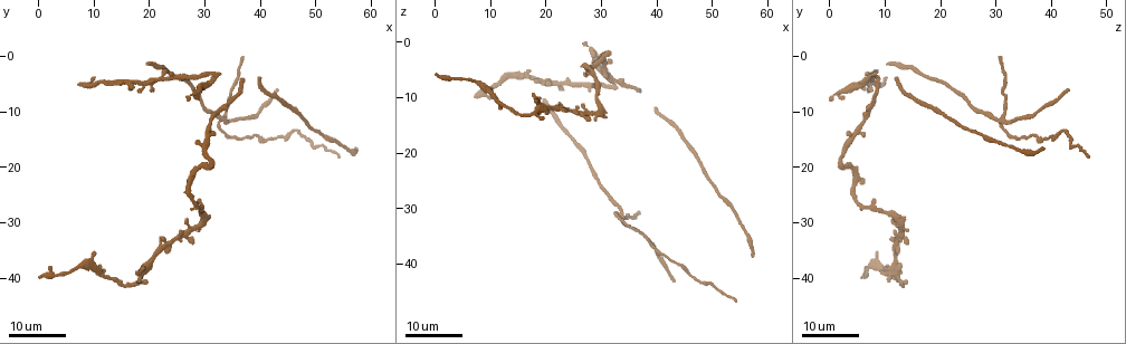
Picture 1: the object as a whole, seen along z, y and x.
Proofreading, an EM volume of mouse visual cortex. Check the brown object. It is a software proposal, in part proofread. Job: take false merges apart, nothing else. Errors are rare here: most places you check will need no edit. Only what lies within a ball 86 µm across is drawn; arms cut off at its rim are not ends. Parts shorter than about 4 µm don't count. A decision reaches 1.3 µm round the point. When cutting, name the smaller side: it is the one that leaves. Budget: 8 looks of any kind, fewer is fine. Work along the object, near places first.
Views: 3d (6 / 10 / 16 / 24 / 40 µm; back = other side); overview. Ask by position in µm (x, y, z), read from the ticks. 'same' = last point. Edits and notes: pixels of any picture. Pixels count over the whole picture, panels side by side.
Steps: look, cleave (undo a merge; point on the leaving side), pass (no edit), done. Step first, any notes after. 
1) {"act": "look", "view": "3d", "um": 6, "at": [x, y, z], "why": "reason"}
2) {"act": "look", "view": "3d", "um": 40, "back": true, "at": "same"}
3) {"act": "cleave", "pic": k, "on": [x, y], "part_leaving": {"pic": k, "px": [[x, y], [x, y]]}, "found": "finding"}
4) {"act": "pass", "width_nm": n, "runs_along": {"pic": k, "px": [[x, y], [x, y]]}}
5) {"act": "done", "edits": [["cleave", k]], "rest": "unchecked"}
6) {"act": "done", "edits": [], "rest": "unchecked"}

{"act": "look", "view": "3d", "um": 24, "at": [31.0, 20.0, 2.0], "why": "sharp bend"}

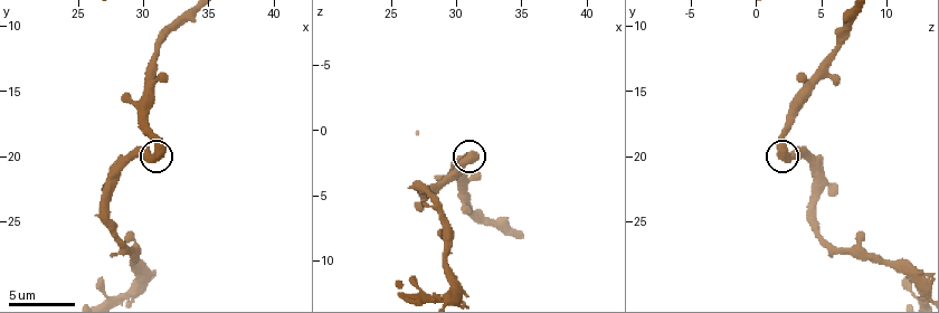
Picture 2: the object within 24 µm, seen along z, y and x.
{"act": "look", "view": "3d", "um": 10, "at": [31.2, 19.8, 2.4]}

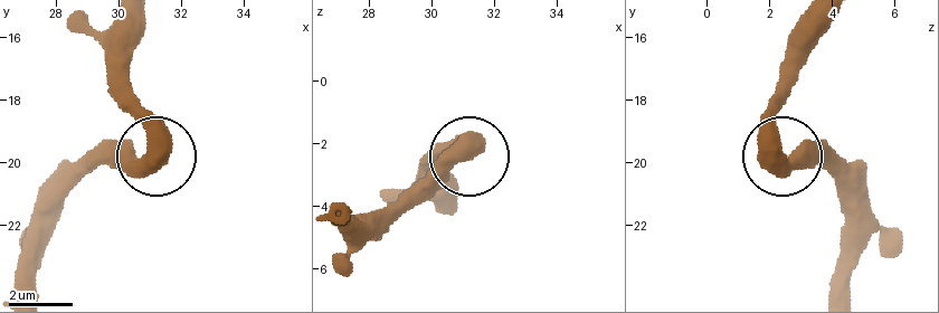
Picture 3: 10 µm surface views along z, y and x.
{"act": "pass", "width_nm": 580, "found": "continuous, no second neuron"}

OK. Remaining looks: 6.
{"act": "look", "view": "3d", "um": 16, "at": [42.0, 15.0, 38.5], "why": "thick turns thin"}

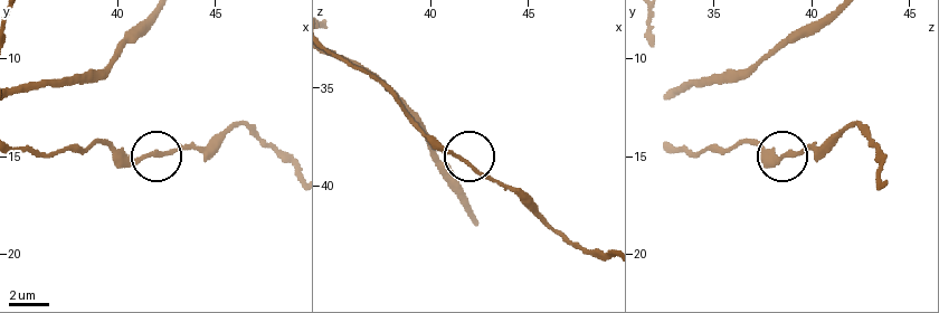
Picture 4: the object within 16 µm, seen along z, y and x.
{"act": "look", "view": "3d", "um": 6, "at": [41.6, 15.0, 38.6]}

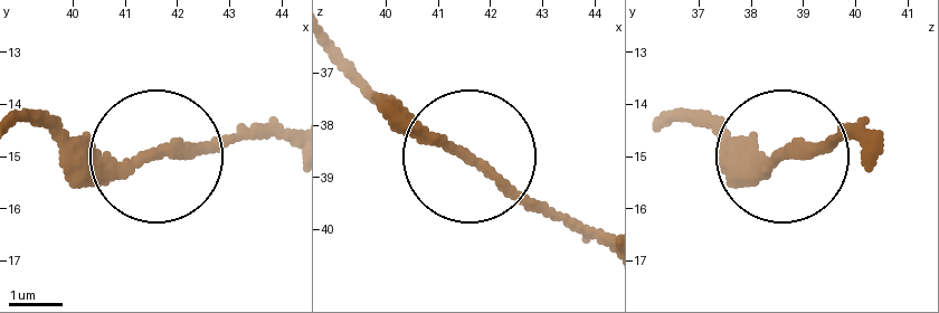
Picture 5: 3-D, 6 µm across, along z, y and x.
{"act": "pass", "width_nm": 200, "runs_along": {"pic": 5, "px": [[29, 120], [123, 154], [265, 141]]}, "found": "continuous, no second neuron"}

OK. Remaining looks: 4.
{"act": "look", "view": "3d", "um": 16, "at": [7.0, 38.0, 7.5], "why": "calibre changes"}

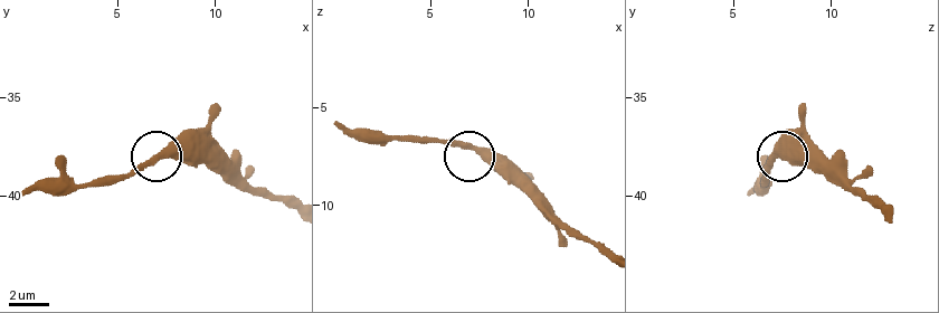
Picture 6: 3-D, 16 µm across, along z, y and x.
{"act": "look", "view": "3d", "um": 6, "at": [7.0, 38.0, 7.0]}

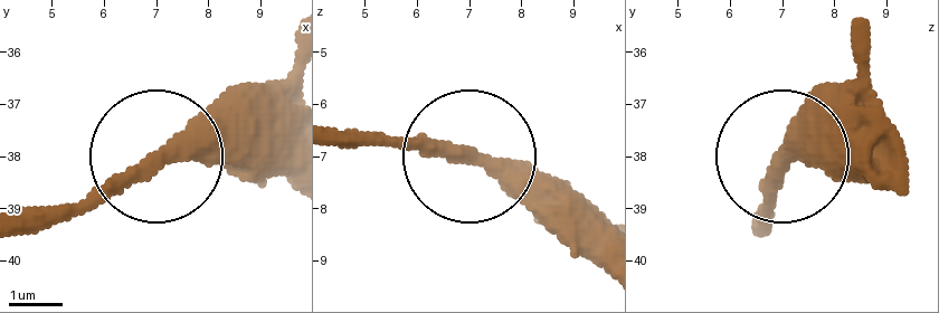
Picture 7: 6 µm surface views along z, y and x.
{"act": "pass", "found": "continuous, no second neuron"}

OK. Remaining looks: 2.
{"act": "look", "view": "3d", "um": 10, "at": [30.4, 15.2, 4.2], "why": "three-way junction"}

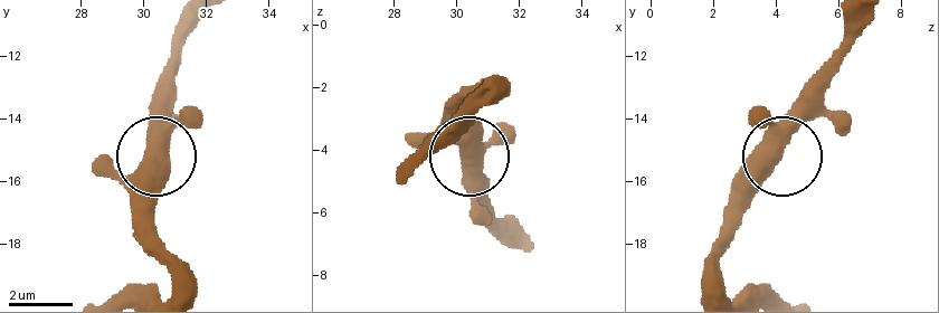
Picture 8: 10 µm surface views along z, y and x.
{"act": "pass", "width_nm": 420, "runs_along": {"pic": 8, "px": [[201, 21], [174, 69], [153, 210]]}, "found": "one neuron here"}

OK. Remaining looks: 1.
{"act": "done", "edits": [], "rest": "unchecked"}

